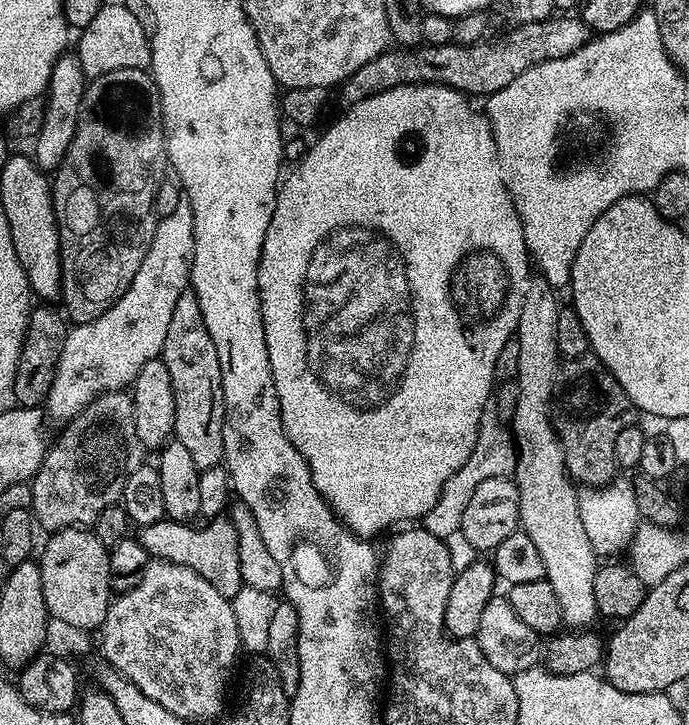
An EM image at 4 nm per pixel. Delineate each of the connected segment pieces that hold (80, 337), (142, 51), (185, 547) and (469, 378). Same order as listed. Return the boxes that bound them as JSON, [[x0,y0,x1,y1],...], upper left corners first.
[[46,198,195,422],[74,3,152,78],[138,514,244,598],[258,84,530,538]]

